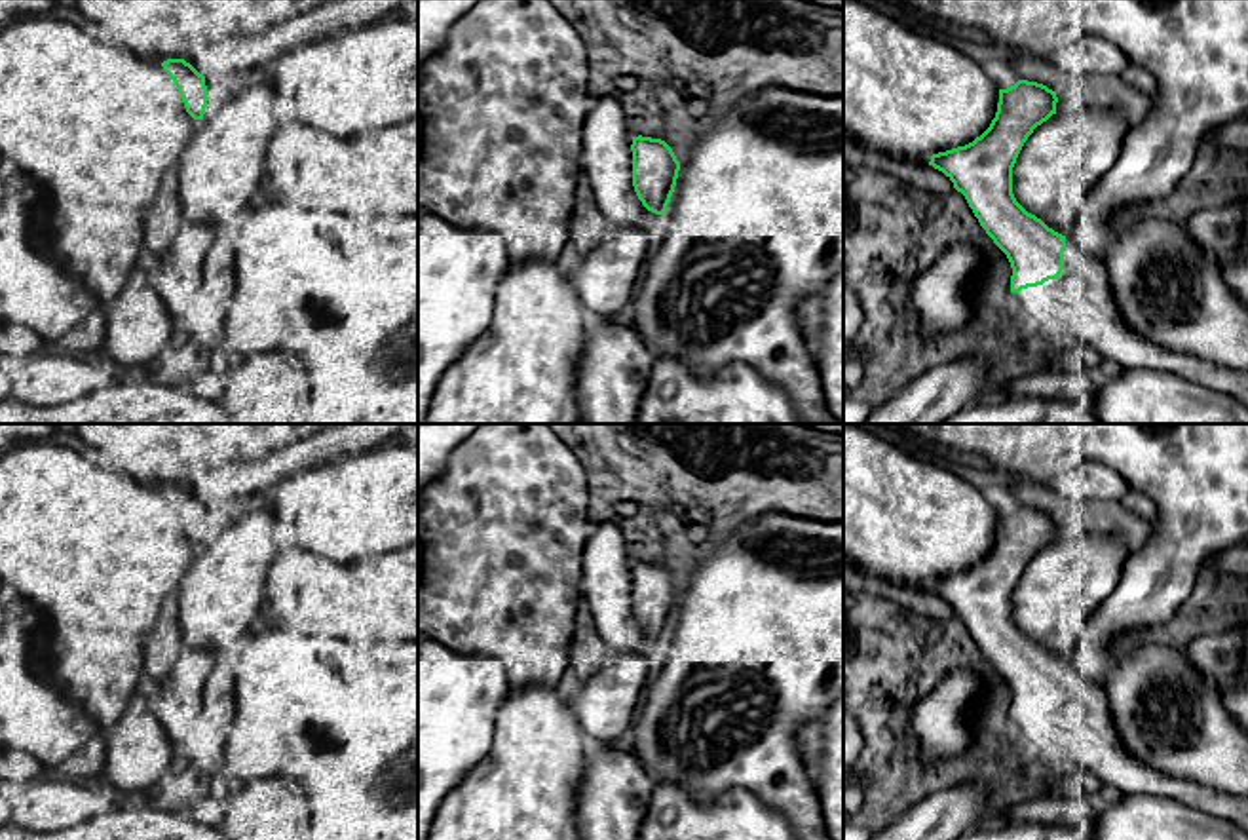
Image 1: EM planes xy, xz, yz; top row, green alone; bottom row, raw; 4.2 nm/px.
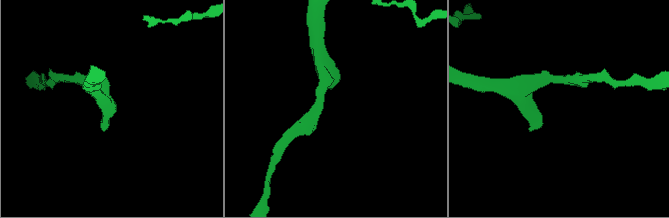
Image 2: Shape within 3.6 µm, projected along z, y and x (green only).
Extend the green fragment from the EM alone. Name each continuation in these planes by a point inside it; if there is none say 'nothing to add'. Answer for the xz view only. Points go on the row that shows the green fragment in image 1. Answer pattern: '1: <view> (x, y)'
nothing to add

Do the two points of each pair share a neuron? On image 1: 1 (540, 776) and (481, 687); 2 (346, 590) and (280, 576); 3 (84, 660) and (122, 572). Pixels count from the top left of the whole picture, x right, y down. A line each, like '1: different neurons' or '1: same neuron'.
1: different neurons
2: same neuron
3: different neurons

